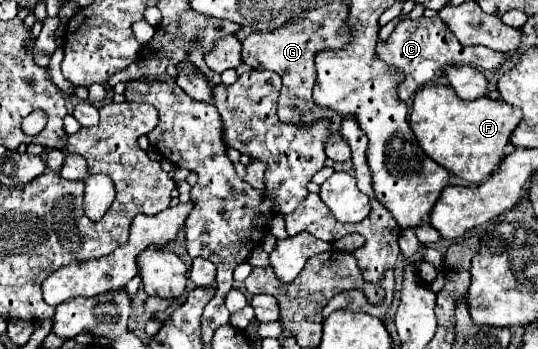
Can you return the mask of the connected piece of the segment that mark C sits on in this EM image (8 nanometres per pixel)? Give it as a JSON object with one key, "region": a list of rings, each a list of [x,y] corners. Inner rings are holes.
{"region":[[[422,16],[418,20],[398,22],[398,26],[390,34],[390,38],[378,42],[376,56],[404,72],[404,80],[396,88],[400,100],[404,100],[404,102],[410,100],[428,82],[438,80],[444,74],[444,66],[472,64],[474,68],[480,68],[480,70],[496,70],[508,60],[506,54],[488,50],[484,46],[460,46],[460,42],[452,34],[452,30],[448,30],[448,26],[444,26],[444,22],[440,22],[440,16],[434,16],[434,18]]]}

